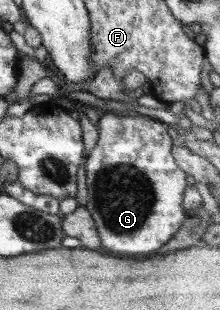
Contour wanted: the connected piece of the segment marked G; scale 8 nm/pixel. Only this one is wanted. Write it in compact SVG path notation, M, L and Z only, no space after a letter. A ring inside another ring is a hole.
M97 106L99 113L98 126L99 126L99 139L92 148L90 155L88 156L88 162L86 162L86 182L88 190L88 202L85 205L86 210L90 212L92 218L96 220L96 228L98 228L98 234L100 234L101 243L106 250L112 250L112 252L120 252L120 254L132 254L132 256L146 256L150 252L156 252L160 246L166 245L168 241L176 236L183 225L185 224L186 212L182 208L182 198L184 198L184 188L186 188L186 174L179 167L179 164L174 162L172 156L172 138L168 136L164 124L156 122L156 120L150 120L150 117L146 116L131 116L131 115L117 115L112 111L101 110Z

